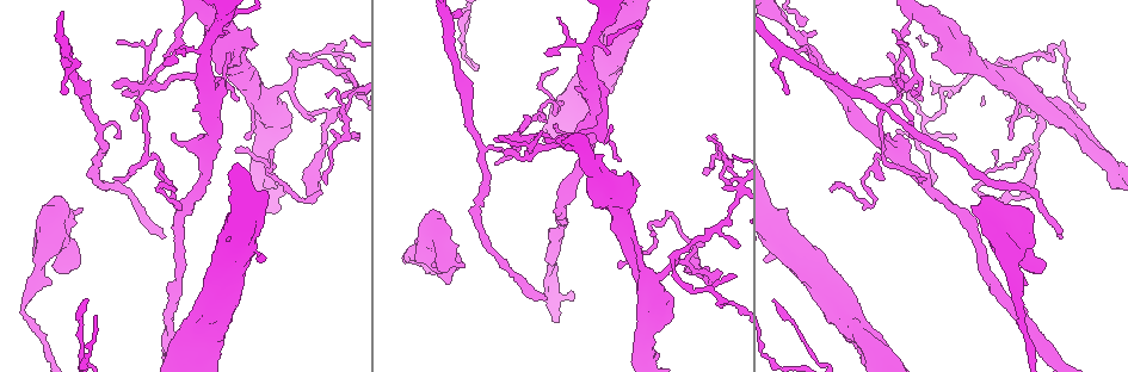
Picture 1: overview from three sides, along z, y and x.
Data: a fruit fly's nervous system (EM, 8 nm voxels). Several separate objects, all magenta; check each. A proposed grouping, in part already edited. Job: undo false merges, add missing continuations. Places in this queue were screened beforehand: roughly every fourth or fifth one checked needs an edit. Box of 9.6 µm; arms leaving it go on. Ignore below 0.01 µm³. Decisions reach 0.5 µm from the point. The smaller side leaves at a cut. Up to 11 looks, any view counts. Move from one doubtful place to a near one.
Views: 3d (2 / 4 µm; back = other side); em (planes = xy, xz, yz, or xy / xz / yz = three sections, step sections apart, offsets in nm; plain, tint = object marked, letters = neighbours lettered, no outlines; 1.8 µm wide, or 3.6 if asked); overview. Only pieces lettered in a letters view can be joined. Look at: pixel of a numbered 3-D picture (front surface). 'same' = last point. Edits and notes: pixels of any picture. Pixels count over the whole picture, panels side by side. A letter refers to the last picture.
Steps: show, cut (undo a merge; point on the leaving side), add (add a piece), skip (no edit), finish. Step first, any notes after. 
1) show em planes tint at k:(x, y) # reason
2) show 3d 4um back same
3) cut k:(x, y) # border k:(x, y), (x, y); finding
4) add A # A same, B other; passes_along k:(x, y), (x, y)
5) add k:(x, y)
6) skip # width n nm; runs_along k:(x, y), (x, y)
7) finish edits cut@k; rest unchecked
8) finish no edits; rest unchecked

show 3d 2um at 1:(1019, 92) # sharp bend

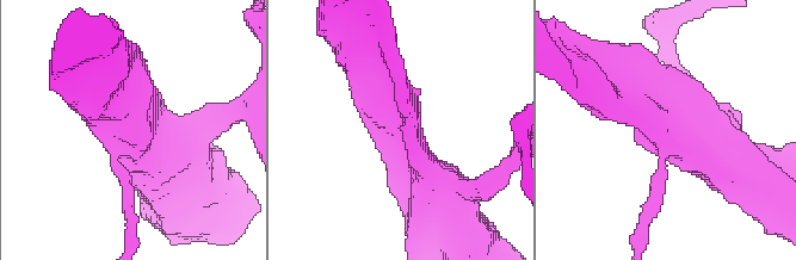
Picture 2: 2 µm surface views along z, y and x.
show em 3.6um planes plain at 2:(656, 129)

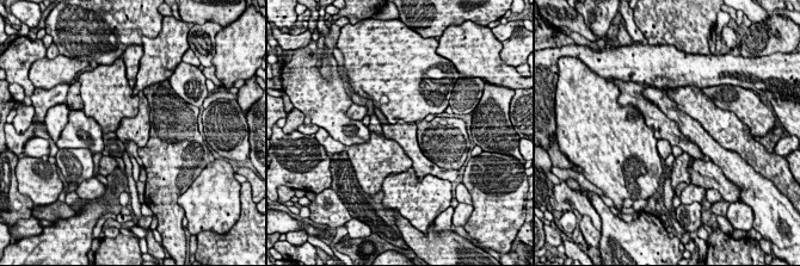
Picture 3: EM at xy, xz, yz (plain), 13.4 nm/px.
show em 3.6um planes letters same

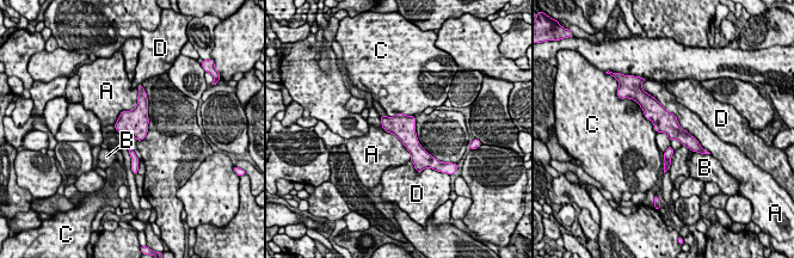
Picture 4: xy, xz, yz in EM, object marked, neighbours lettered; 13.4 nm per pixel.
skip # A other, B other, C other, D other; runs_along 4:(645, 99), (693, 147); continuous, no second cell

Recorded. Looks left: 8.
show 3d 4um at 1:(312, 198) # thick turns thin

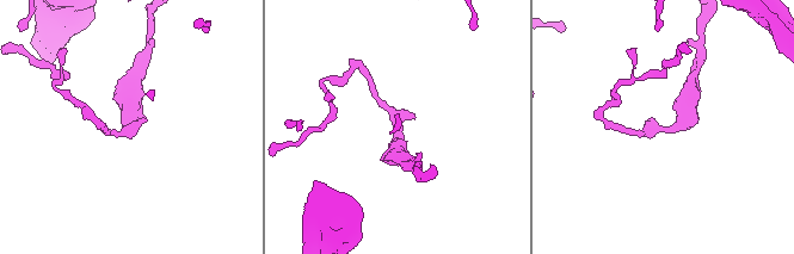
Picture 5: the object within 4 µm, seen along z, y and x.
show em 3.6um planes tint at 5:(402, 132) # now the EM

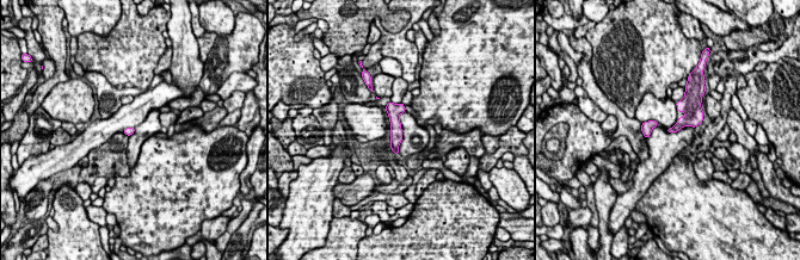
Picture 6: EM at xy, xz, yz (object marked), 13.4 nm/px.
show em 3.6um planes letters same # see the neighbours

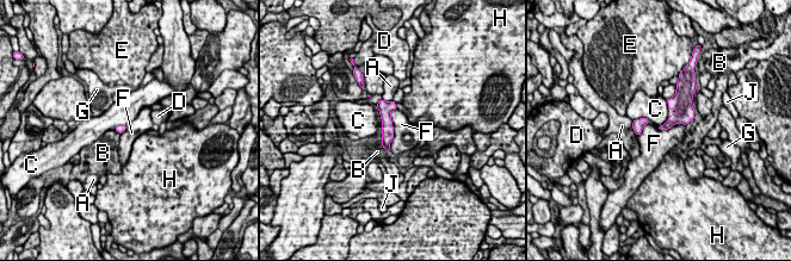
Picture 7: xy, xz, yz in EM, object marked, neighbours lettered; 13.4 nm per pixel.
skip # A other, B other, C other, D other, E other, F other, G other, H other, J other; border 7:(396, 109), (390, 113), (389, 151); one cell here

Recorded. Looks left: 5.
show em planes plain at 1:(1071, 128) # abrupt turn

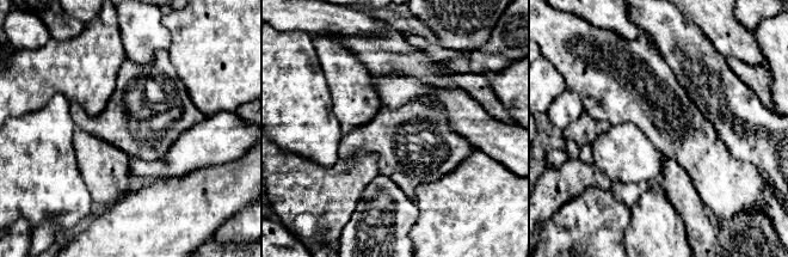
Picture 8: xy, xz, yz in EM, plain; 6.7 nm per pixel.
show em planes tint same

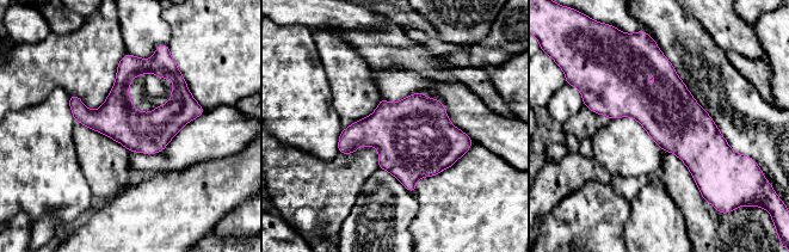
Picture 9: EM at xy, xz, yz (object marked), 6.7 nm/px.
show em planes letters same # see the neighbours

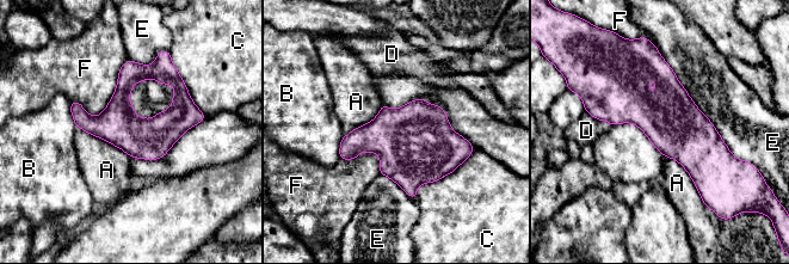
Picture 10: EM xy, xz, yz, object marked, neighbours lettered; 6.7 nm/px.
skip # A other, B other, C other, D other, E other, F other; border 10:(664, 155), (685, 170), (704, 203); continuous, no second cell

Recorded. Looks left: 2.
show em planes plain at 1:(163, 236) # thin end

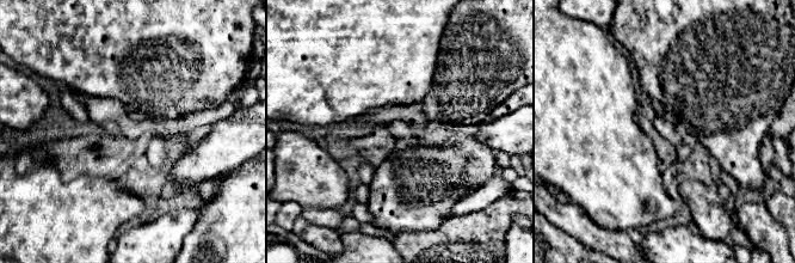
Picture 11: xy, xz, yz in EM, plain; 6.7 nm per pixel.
show em planes letters same # what lies round it

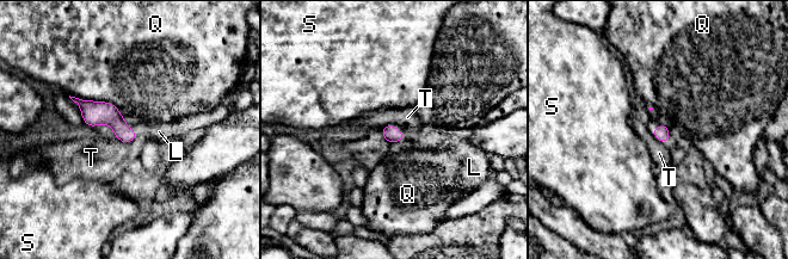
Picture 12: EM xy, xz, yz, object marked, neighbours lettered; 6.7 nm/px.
add L # L same, Q other, S other, T other; passes_along 12:(391, 133), (402, 139), (433, 140); the cell continues

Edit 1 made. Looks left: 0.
finish edits add@12; rest unchecked

